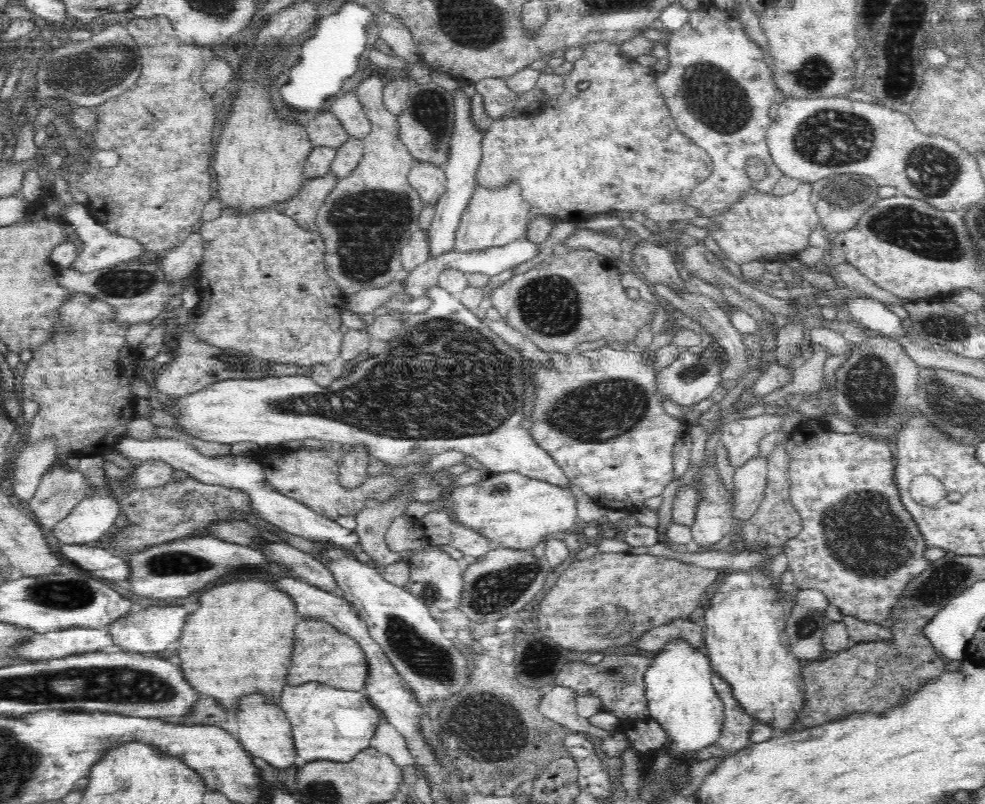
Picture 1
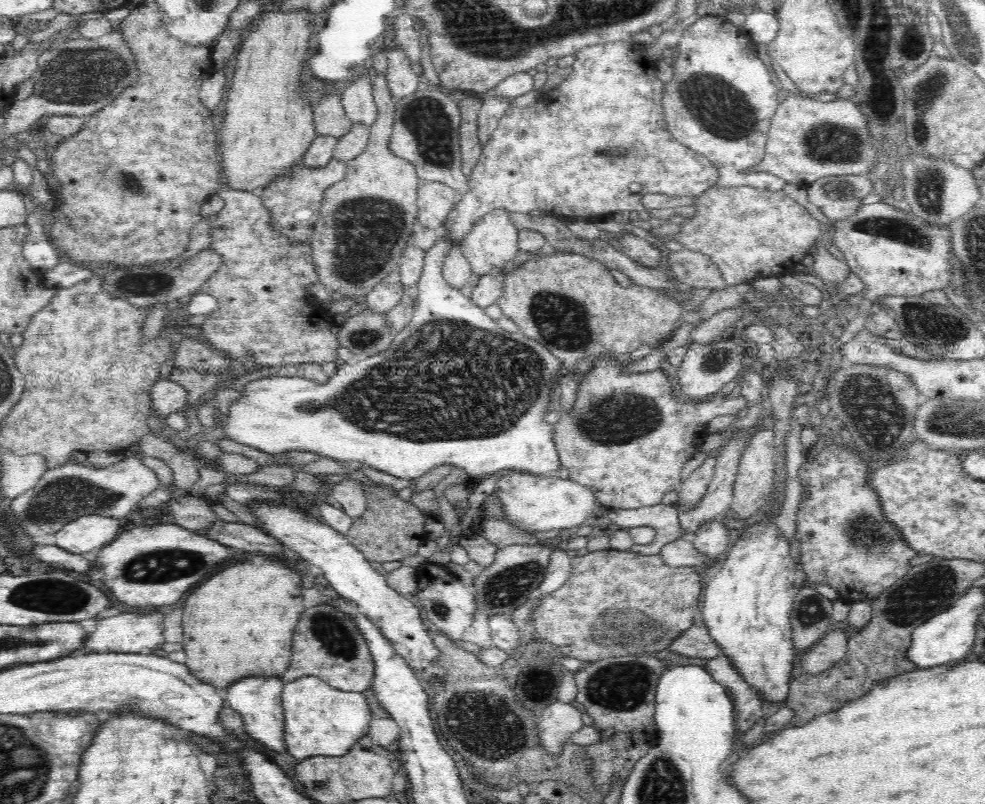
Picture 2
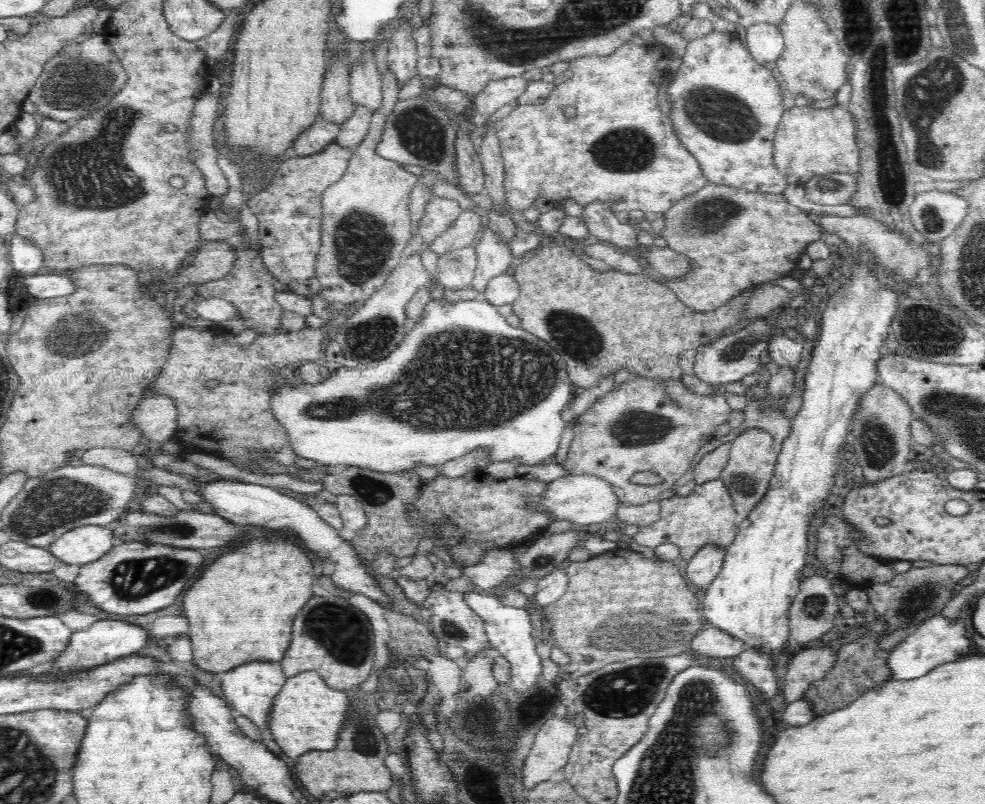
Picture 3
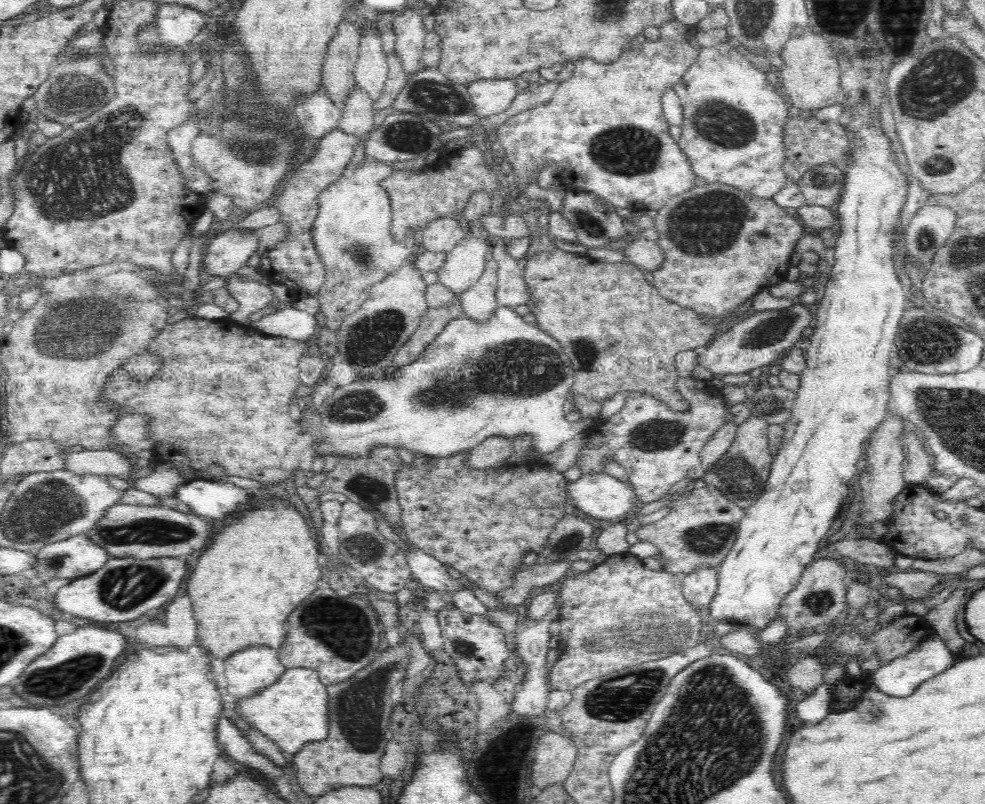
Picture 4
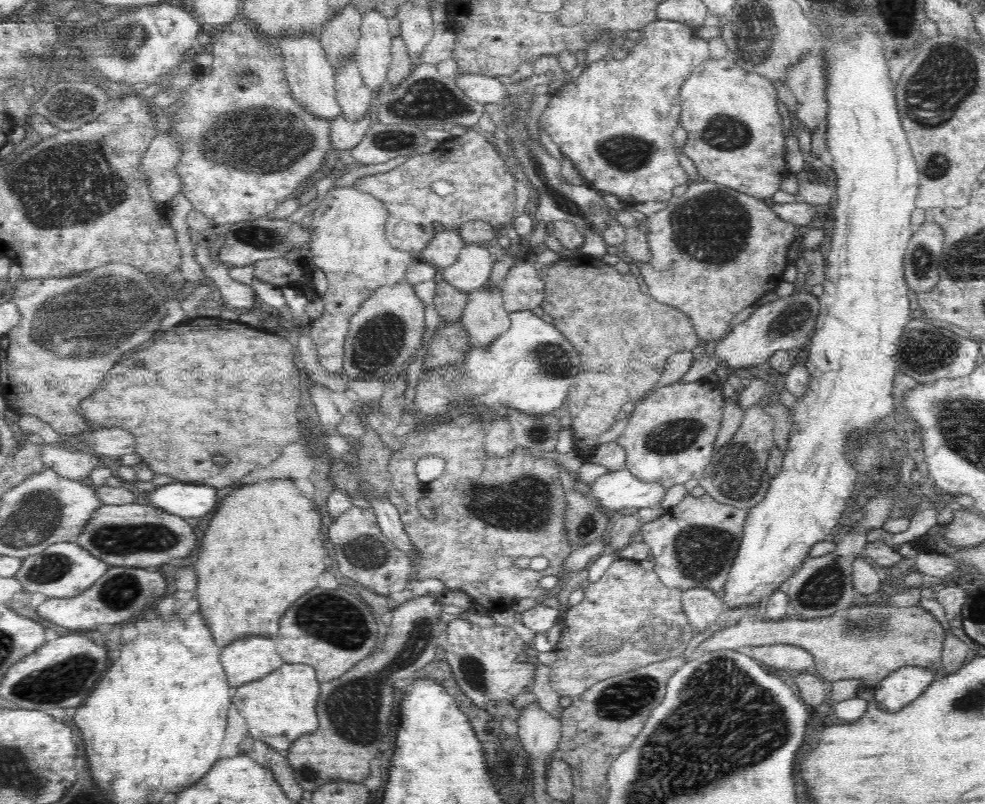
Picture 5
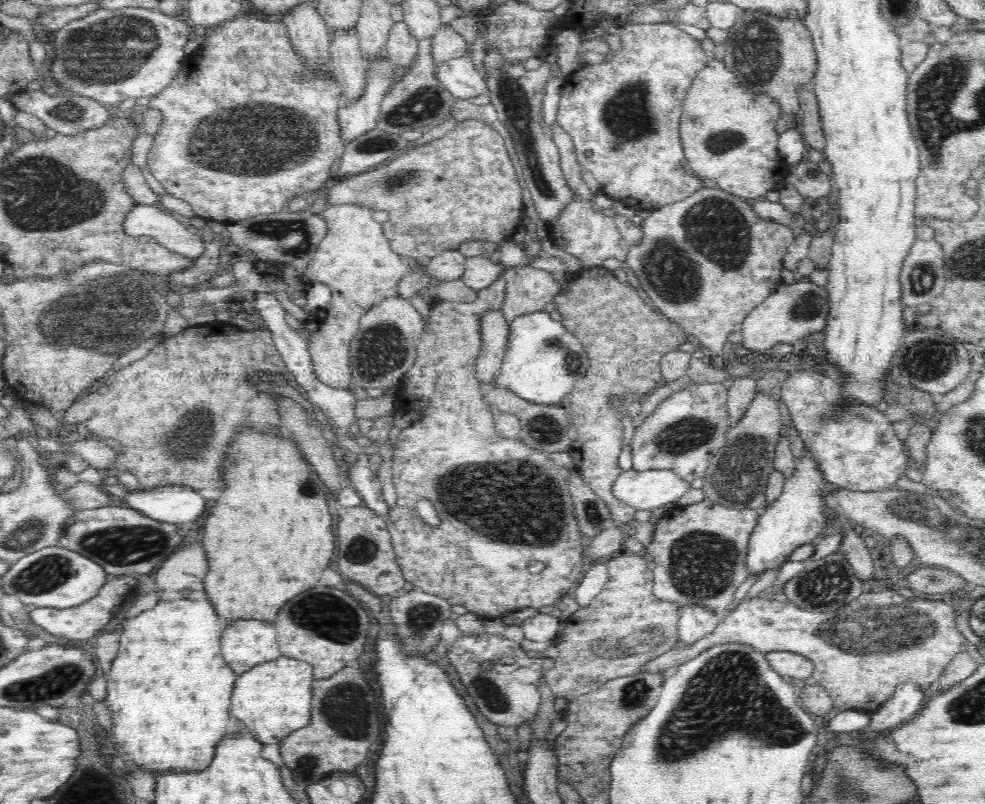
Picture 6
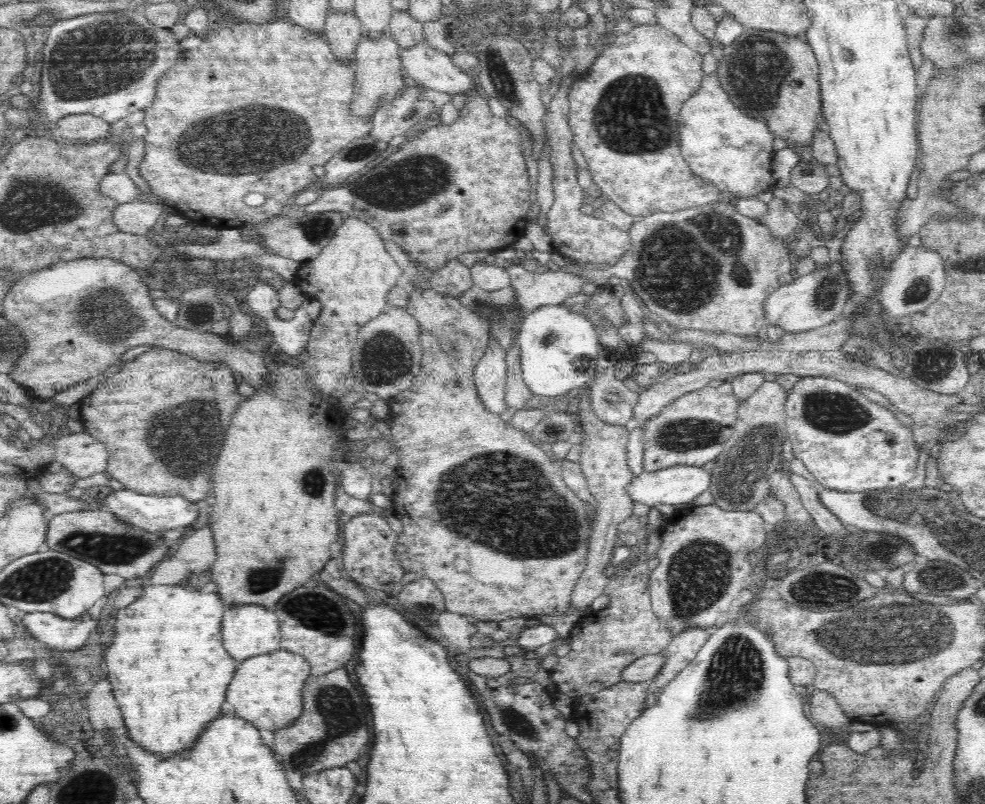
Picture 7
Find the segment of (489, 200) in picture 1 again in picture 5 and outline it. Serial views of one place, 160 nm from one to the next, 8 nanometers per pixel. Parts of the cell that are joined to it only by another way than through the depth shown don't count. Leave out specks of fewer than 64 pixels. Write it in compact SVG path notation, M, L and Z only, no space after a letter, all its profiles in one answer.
M487 283L468 292L467 297L460 320L462 328L468 331L473 346L488 348L511 325L501 289Z

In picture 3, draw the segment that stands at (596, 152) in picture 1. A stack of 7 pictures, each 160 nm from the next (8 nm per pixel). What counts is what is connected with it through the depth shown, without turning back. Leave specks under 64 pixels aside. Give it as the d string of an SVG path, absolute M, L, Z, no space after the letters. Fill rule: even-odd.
M635 41L626 43L615 54L608 57L586 56L569 61L569 79L564 83L555 84L548 100L544 100L544 103L519 106L495 126L505 166L504 193L506 193L506 201L508 201L510 208L515 211L524 211L533 206L533 202L538 197L546 197L550 202L553 202L554 206L560 206L564 200L570 198L582 207L594 201L609 202L612 203L612 209L616 213L622 212L622 210L642 210L644 213L658 212L664 214L676 204L676 201L681 201L682 198L706 186L707 178L702 174L696 157L682 146L680 139L676 137L670 118L664 116L658 108L660 82L664 82L664 74L668 75L669 72L673 72L677 64L678 61L675 58L668 58L668 54L664 54L664 50L656 50L656 46L652 46L652 50L646 50L644 44L639 45ZM462 210L460 216L454 220L454 224L446 232L440 234L434 242L422 247L421 250L429 248L440 258L457 248L472 246L473 237L482 226L484 226L484 220L473 210Z

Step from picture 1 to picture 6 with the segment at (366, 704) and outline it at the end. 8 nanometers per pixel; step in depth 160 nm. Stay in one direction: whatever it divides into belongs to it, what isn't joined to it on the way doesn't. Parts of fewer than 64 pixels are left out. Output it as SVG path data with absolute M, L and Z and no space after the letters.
M280 657L253 666L237 675L231 696L231 713L263 744L279 744L283 738L304 728L311 716L313 666L303 660Z

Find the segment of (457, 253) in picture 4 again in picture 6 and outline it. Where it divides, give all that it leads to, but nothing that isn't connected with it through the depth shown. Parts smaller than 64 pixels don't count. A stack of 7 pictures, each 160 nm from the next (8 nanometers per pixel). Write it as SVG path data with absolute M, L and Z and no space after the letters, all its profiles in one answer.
M472 256L472 258L466 258L465 272L460 280L467 287L480 291L494 284L505 268L497 262L495 257Z

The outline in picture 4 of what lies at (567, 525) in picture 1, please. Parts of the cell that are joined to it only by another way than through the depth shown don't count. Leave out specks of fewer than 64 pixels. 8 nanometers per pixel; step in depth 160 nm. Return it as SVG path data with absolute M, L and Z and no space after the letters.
M587 474L580 481L568 482L567 496L578 514L592 520L617 522L637 504L635 489L608 474Z

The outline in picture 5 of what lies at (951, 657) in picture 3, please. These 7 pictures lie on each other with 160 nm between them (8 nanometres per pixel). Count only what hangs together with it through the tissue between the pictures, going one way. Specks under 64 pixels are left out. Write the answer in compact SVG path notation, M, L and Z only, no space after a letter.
M900 666L888 674L874 690L874 700L881 710L894 714L916 700L939 677L939 670L919 666Z

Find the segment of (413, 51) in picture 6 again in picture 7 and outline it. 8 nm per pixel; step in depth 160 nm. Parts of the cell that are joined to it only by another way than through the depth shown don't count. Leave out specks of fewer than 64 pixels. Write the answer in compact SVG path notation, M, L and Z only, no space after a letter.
M394 11L387 26L389 34L396 40L401 50L408 50L425 41L422 21L414 19L408 11Z

